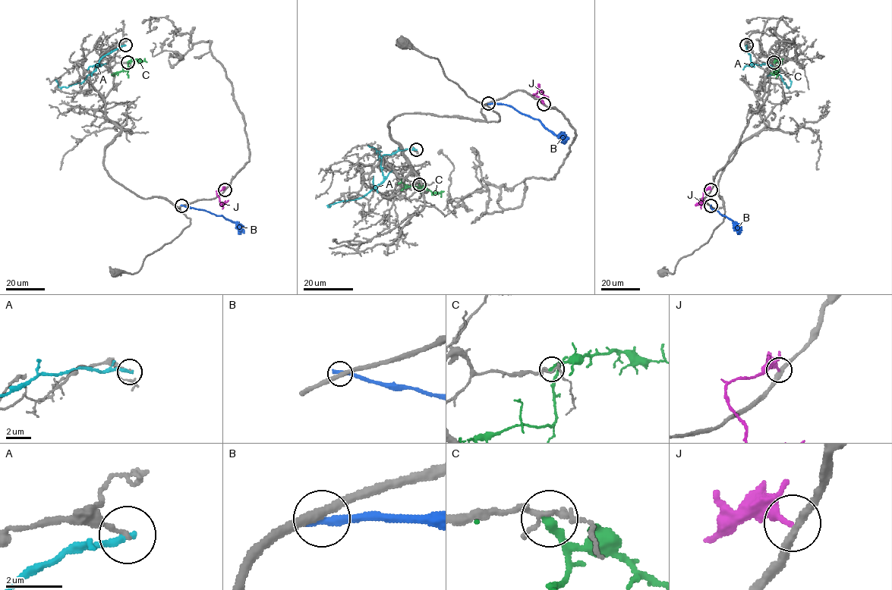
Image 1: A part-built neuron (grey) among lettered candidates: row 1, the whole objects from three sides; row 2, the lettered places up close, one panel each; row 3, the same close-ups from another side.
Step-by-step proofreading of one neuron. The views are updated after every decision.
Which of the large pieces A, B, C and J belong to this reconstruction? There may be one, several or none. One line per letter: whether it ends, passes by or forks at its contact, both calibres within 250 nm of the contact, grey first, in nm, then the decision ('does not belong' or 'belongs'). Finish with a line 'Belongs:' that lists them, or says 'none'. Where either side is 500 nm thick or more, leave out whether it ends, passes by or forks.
A: it ends; calibres 150 and 280 nm; does not belong
B: it ends; calibres 320 and 360 nm; does not belong
C: it ends; calibres 130 and 320 nm; does not belong
J: it ends; calibres 300 and 240 nm; does not belong
Belongs: none

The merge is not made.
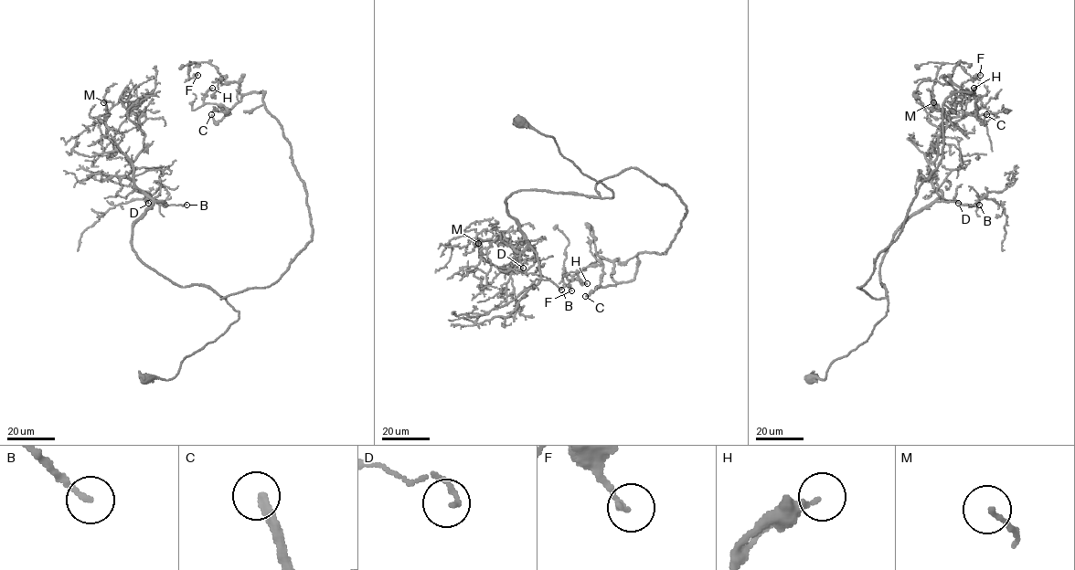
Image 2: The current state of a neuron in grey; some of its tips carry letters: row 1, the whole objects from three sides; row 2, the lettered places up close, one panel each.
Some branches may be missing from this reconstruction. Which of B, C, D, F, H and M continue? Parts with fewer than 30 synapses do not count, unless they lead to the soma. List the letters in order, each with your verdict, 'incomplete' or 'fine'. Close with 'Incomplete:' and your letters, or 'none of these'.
B: fine
C: incomplete
D: fine
F: fine
H: fine
M: fine
Incomplete: C

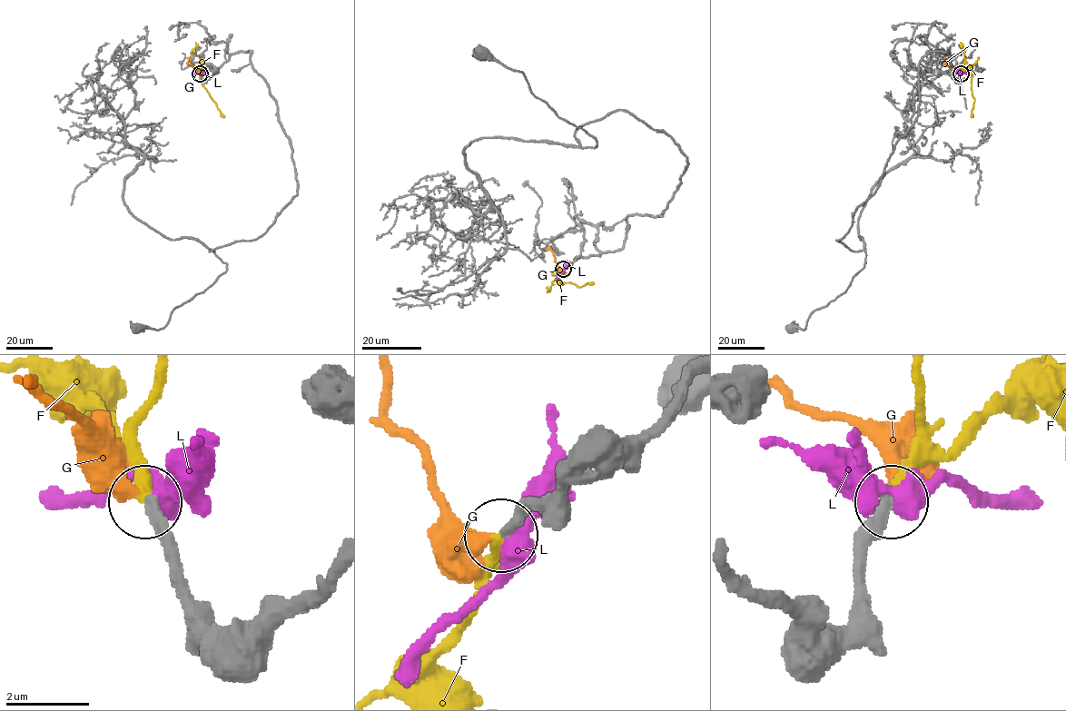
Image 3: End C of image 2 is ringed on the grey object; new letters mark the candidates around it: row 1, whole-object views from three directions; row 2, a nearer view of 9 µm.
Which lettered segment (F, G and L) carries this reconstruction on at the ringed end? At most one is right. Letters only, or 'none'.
F

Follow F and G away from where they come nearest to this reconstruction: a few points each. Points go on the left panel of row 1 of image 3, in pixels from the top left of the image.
F: (201, 74), (196, 68), (201, 83), (223, 117)
G: (200, 73), (190, 64), (191, 55)

